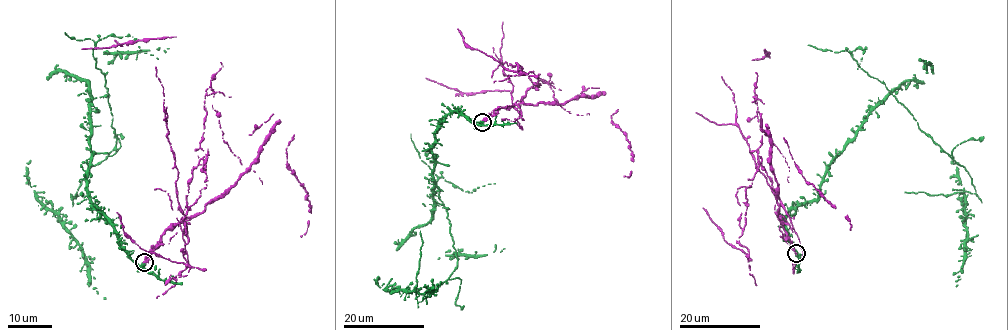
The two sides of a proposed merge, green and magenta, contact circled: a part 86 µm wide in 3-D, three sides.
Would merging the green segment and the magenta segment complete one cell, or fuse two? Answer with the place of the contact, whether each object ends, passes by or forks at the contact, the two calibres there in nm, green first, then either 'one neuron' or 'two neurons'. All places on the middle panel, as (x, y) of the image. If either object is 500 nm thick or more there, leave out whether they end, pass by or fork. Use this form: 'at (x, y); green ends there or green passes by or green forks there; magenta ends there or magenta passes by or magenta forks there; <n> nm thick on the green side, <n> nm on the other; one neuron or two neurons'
at (482, 122); 500 nm thick on the green side, 320 nm on the other; two neurons

